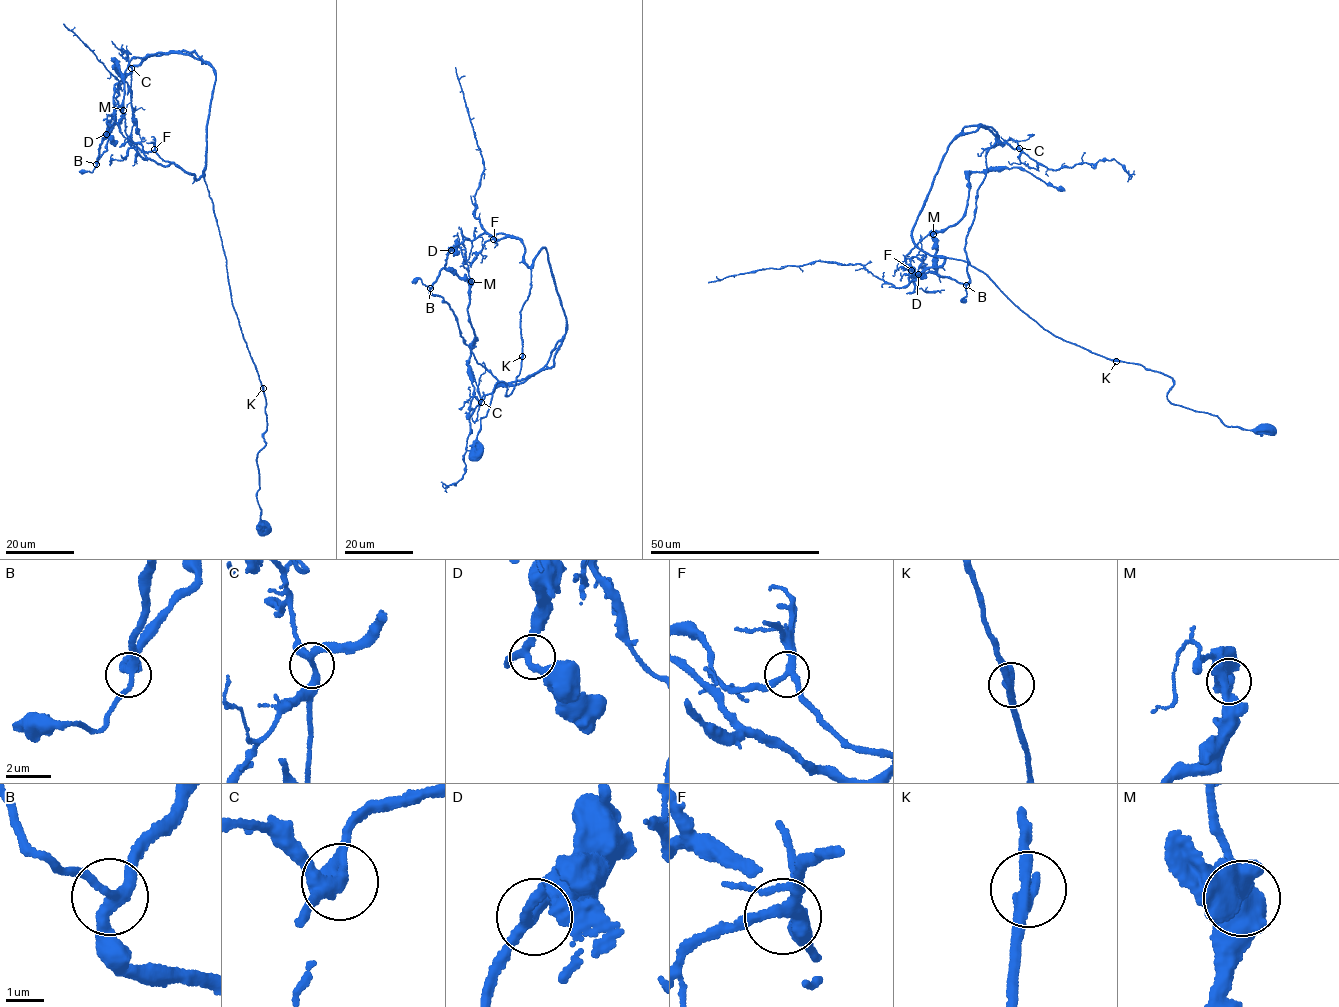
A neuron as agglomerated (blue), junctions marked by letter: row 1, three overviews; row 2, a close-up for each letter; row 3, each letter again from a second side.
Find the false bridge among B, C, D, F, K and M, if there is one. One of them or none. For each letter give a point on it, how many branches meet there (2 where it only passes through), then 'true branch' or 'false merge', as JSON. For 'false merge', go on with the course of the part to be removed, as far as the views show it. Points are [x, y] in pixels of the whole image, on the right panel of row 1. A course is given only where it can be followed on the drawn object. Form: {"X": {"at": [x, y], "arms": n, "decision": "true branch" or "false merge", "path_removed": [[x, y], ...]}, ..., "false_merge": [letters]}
{"B": {"at": [966, 285], "arms": 3, "decision": "true branch"}, "C": {"at": [1019, 148], "arms": 3, "decision": "true branch"}, "D": {"at": [918, 274], "arms": 3, "decision": "true branch"}, "F": {"at": [911, 270], "arms": 3, "decision": "true branch"}, "K": {"at": [1116, 361], "arms": 2, "decision": "true branch"}, "M": {"at": [933, 234], "arms": 2, "decision": "true branch"}, "false_merge": []}

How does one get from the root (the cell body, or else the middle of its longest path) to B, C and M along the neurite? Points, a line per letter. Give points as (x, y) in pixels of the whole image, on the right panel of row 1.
B: (1268, 429), (1172, 404), (1170, 377), (1057, 338), (966, 262), (909, 281), (921, 237), (937, 273), (966, 285)
C: (1268, 429), (1174, 405), (1170, 377), (1057, 338), (982, 271), (918, 247), (963, 128), (1019, 148)
M: (1268, 429), (1172, 404), (1170, 377), (1057, 338), (966, 262), (909, 281), (933, 234)

